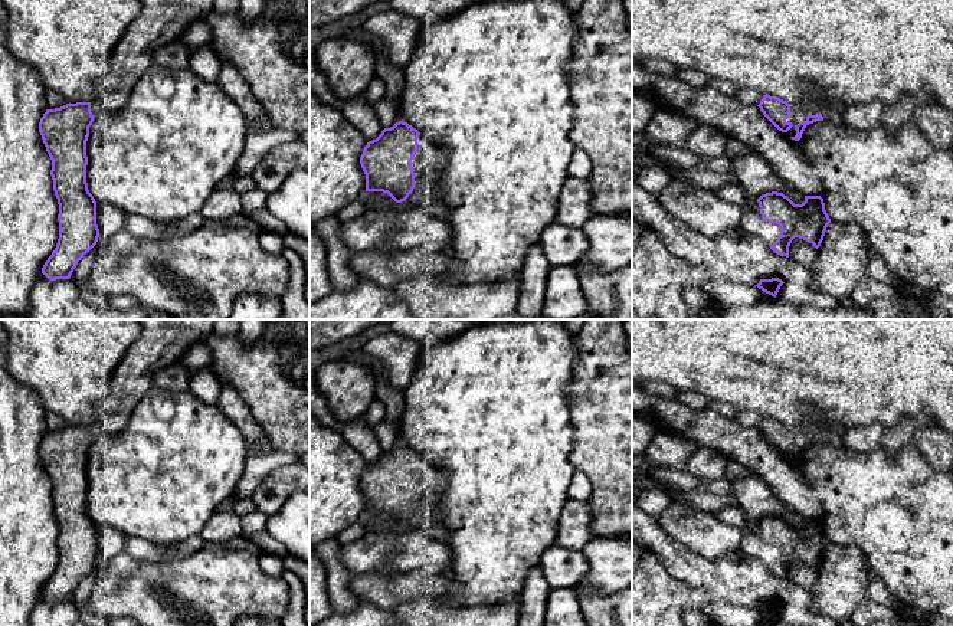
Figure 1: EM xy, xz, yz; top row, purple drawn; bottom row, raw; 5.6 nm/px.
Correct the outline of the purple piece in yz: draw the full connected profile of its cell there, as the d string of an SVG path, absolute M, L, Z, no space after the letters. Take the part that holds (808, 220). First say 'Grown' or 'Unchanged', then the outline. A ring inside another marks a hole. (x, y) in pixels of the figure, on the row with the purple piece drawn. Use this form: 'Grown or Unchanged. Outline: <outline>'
Unchanged. Outline: M772 191L757 199L763 222L777 223L780 236L770 249L789 258L789 246L795 237L821 246L831 219L821 196L805 196L802 204L795 204L783 193Z

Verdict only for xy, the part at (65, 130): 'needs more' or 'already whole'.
needs more

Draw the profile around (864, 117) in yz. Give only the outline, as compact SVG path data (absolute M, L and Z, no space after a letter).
M880 102L858 104L842 108L842 115L848 127L867 132L882 127L884 109Z

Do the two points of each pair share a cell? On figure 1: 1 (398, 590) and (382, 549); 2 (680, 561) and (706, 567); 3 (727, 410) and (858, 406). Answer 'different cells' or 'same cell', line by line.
1: different cells
2: same cell
3: different cells

